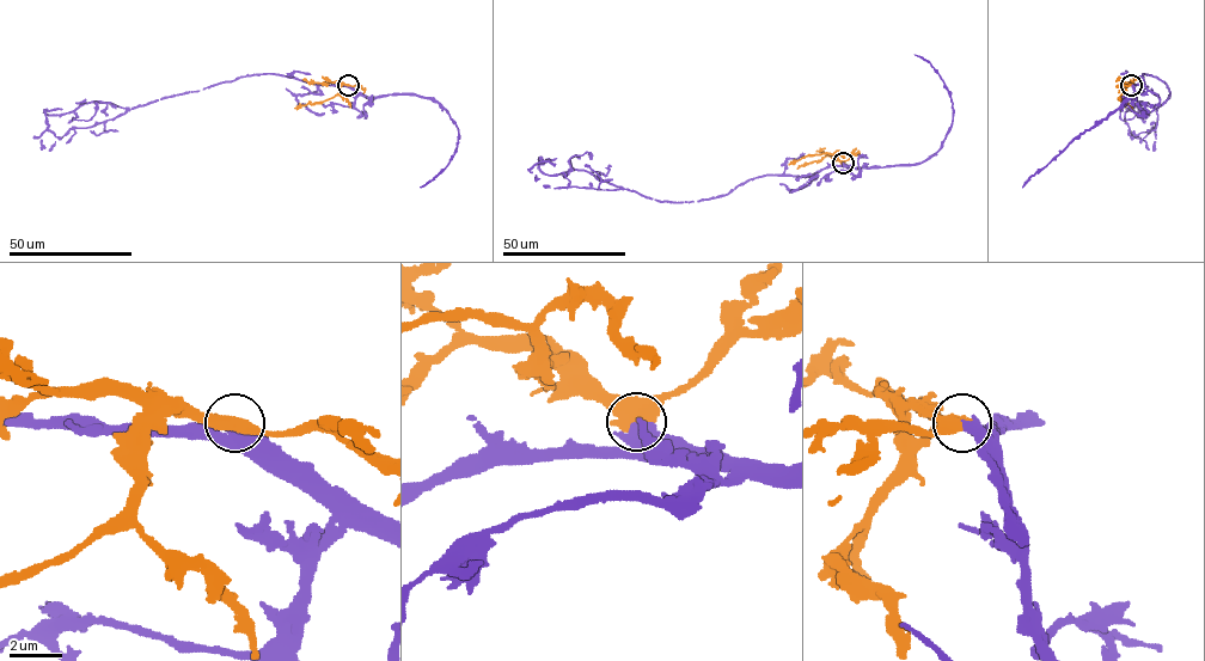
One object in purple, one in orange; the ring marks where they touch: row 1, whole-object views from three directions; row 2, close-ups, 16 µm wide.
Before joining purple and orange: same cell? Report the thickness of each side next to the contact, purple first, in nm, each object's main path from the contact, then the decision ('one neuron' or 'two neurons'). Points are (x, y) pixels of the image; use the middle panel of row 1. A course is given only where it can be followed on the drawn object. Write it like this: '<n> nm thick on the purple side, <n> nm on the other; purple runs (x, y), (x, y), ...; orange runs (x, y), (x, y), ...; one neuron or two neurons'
480 nm thick on the purple side, 500 nm on the other; purple runs (843, 163), (753, 177), (697, 202), (659, 201), (583, 170), (545, 175), (540, 157), (536, 182); orange runs (843, 163), (825, 153), (803, 155), (788, 164); one neuron

